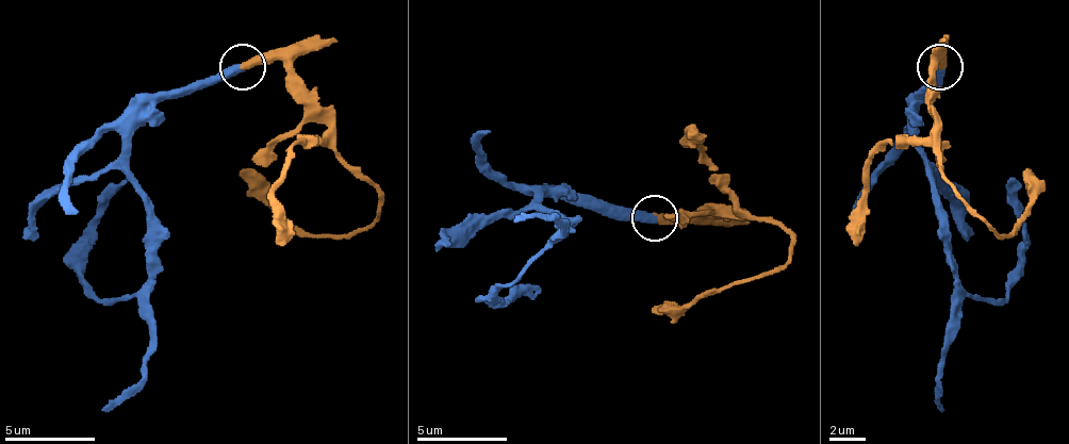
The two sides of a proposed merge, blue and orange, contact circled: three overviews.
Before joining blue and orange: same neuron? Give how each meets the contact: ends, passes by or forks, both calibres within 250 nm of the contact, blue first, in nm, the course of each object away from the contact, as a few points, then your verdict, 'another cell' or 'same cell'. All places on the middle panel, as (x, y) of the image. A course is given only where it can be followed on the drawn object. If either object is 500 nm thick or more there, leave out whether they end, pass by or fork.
blue ends there; orange ends there; 480 nm thick on the blue side, 440 nm on the other; blue runs (655, 218), (542, 196), (542, 204), (560, 224), (560, 232), (496, 296), (500, 300), (542, 286); orange runs (655, 218), (696, 214), (755, 214), (791, 236), (791, 255), (778, 268), (714, 286), (683, 310), (655, 305); same cell

